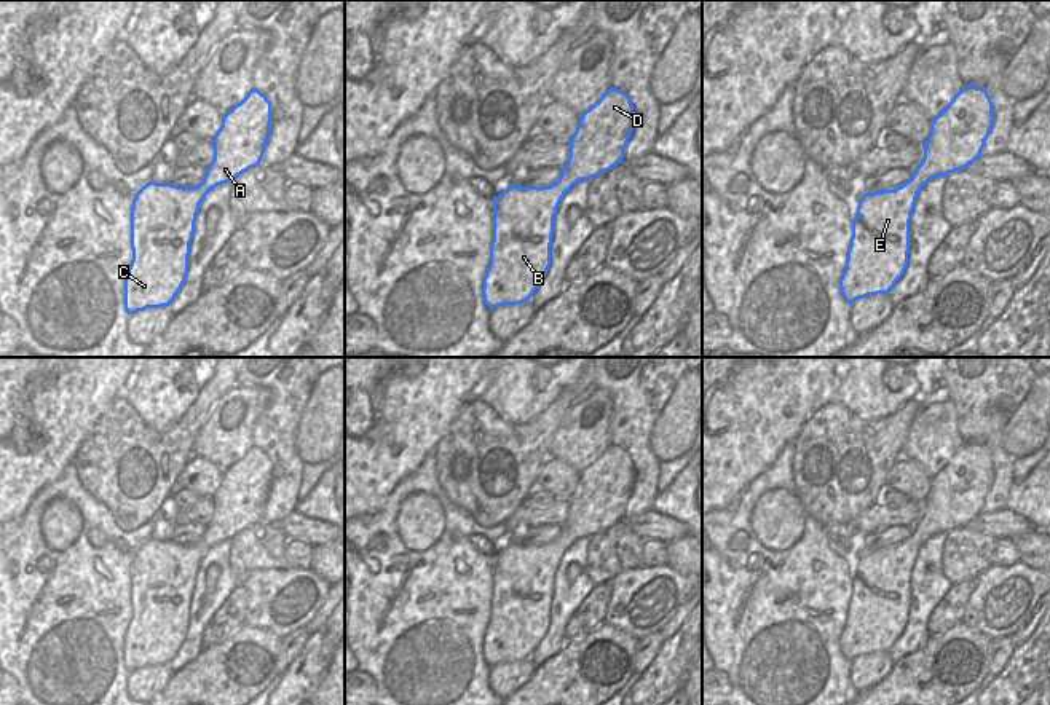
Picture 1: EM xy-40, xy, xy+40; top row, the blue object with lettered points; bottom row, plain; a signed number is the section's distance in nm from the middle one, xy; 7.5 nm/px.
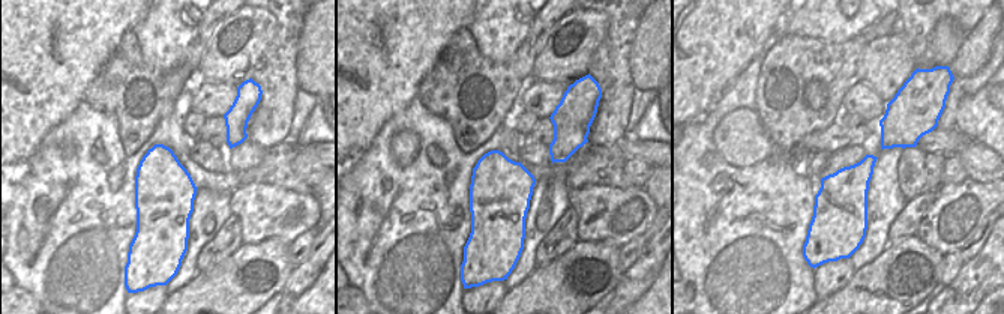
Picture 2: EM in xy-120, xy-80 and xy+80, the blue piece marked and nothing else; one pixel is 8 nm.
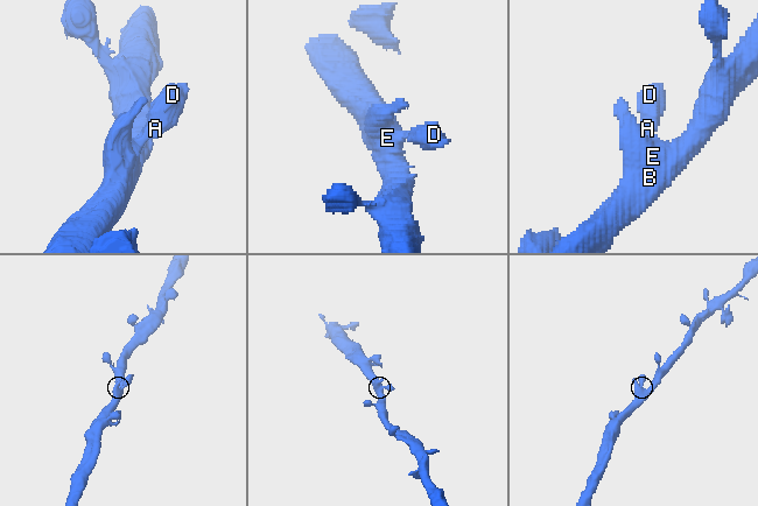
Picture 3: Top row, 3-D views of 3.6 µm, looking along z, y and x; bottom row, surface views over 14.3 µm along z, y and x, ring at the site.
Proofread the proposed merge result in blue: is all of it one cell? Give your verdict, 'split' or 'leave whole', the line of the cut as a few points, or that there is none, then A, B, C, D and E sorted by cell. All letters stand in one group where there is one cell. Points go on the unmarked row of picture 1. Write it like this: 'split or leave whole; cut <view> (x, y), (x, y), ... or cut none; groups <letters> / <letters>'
leave whole; cut none; groups A B C D E

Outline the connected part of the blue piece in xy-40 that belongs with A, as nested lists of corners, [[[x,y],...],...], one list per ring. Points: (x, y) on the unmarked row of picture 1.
[[[259,447],[231,467],[212,496],[214,517],[198,544],[145,541],[131,565],[132,617],[124,635],[128,672],[169,664],[188,632],[190,600],[206,552],[260,522],[271,485],[271,459]]]

